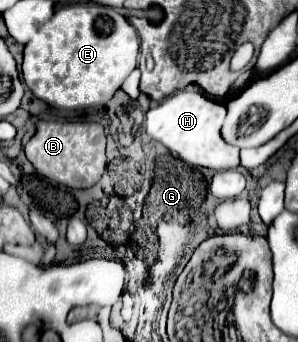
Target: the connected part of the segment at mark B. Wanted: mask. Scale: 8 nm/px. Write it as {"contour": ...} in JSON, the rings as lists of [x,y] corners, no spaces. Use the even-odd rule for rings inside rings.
{"contour":[[[39,121],[35,135],[25,145],[25,155],[39,175],[55,183],[61,183],[65,187],[89,189],[101,179],[103,169],[107,165],[105,131],[97,131],[99,135],[95,135],[95,129],[103,129],[103,127],[99,123],[85,123],[85,121],[75,121],[75,123]]]}

